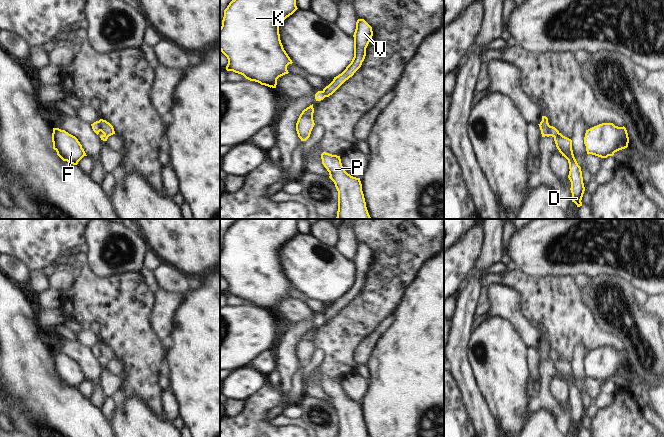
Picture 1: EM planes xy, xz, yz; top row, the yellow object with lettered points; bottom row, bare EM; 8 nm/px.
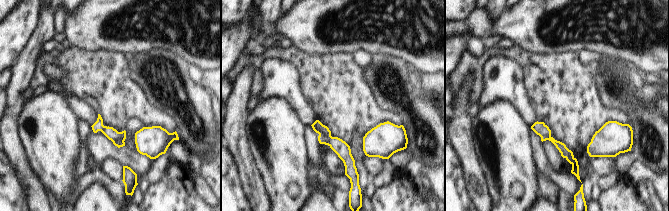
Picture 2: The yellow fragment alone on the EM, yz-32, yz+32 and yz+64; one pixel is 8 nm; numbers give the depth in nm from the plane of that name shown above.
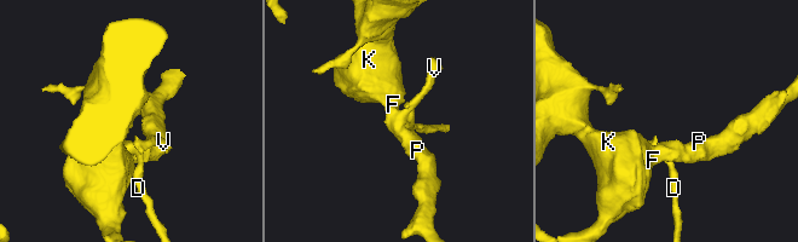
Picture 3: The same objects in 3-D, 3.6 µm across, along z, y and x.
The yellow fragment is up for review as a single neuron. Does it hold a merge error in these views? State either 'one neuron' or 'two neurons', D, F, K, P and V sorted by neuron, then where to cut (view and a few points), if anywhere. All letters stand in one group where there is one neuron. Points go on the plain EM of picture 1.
two neurons | D / F K P V | yz (547, 349), (546, 355), (551, 359)

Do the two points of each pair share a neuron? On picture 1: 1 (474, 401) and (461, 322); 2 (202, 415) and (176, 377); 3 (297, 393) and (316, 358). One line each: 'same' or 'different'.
1: same
2: same
3: same

